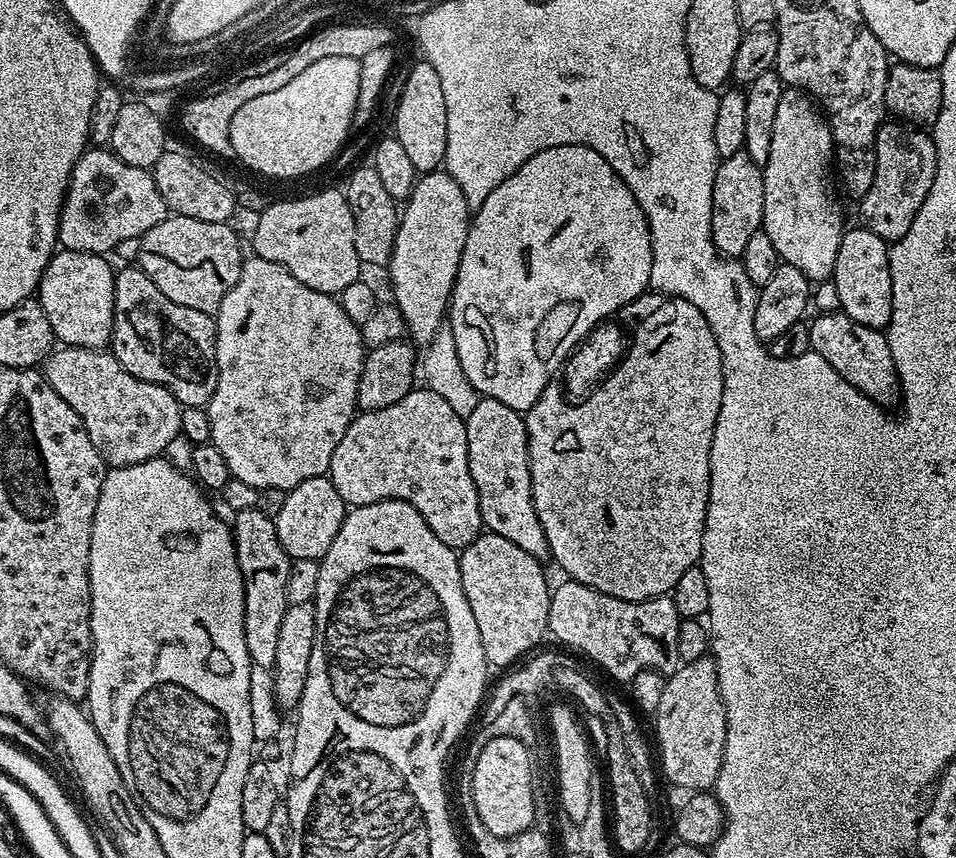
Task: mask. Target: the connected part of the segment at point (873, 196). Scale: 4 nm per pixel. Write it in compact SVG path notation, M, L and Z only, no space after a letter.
M885 122L880 125L874 153L874 178L870 190L859 197L860 216L863 227L868 228L878 238L895 242L910 230L918 210L922 210L922 202L926 202L926 194L930 194L930 186L936 173L936 142L927 131L903 122Z

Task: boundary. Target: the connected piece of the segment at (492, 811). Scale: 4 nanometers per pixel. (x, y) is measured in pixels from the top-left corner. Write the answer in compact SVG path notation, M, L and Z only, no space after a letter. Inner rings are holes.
M494 738L482 748L473 774L473 800L482 826L495 836L513 836L529 831L535 822L530 749L518 738Z

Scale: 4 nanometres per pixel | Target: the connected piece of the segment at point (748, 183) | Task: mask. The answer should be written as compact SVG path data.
M747 152L723 157L714 178L712 195L712 241L725 258L743 257L746 242L764 223L764 170Z

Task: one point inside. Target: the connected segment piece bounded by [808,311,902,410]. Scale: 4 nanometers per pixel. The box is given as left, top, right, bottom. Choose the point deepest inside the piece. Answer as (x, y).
(861, 354)

